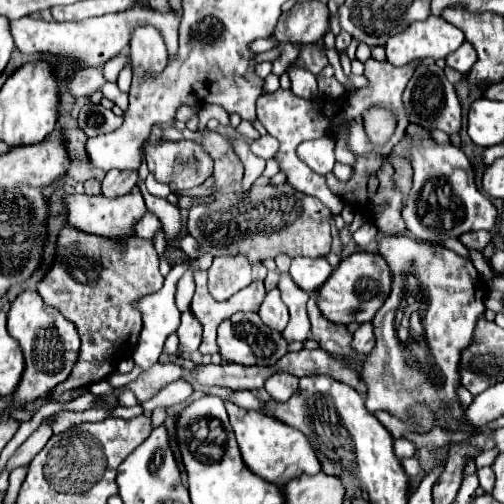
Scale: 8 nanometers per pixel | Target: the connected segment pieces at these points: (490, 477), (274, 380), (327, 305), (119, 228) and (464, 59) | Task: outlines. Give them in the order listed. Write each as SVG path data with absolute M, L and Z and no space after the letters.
M485 466L485 468L479 468L479 470L477 470L477 478L479 478L481 488L483 488L485 492L491 492L493 482L495 482L495 472L493 472L489 466Z
M273 374L267 382L265 382L265 390L269 392L269 396L277 402L285 402L289 400L295 392L297 392L297 386L299 386L299 378L291 376L291 374Z
M355 252L349 258L343 258L341 264L333 270L333 274L327 278L327 282L319 288L317 306L321 314L337 324L349 324L349 322L371 322L375 312L383 306L391 292L391 272L381 258L381 254L371 252Z
M135 186L129 194L117 196L117 198L107 198L103 194L97 194L97 196L65 194L63 196L63 208L67 214L67 222L71 222L71 226L75 226L83 232L109 236L109 238L127 238L127 236L133 236L131 226L133 226L133 222L137 222L143 216L145 202L143 202L139 188Z
M463 42L463 46L457 52L449 54L445 58L445 62L447 62L449 68L453 68L453 70L457 70L461 74L467 74L471 70L471 66L477 62L477 54L475 54L475 50L473 50L473 46L469 42Z

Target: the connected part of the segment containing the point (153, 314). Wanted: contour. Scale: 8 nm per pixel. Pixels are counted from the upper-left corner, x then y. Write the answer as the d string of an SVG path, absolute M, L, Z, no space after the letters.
M186 263L173 266L169 274L165 277L163 288L161 288L159 292L147 296L147 298L141 298L141 300L137 302L137 308L141 310L141 316L143 316L143 330L141 330L139 342L137 342L135 352L133 352L133 360L135 360L135 364L137 364L143 372L149 370L149 368L157 362L159 354L163 352L163 342L165 342L165 338L167 338L171 332L175 332L177 326L179 326L179 316L181 316L181 312L179 312L177 306L175 306L176 282L178 282L178 279L187 269L188 264Z

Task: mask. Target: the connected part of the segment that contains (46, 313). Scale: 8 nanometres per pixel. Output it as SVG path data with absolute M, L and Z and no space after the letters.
M23 290L13 302L7 314L9 334L21 344L25 354L25 372L19 388L15 390L15 402L31 402L45 396L53 386L65 382L79 358L79 334L59 310L47 306L35 290Z

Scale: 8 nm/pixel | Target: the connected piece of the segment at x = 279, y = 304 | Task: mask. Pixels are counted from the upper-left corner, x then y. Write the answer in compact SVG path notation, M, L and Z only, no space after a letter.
M273 288L273 290L267 292L267 296L265 296L257 314L261 316L263 324L269 326L271 330L281 332L287 326L289 312L287 312L287 306L283 304L283 300L279 296L279 288Z

